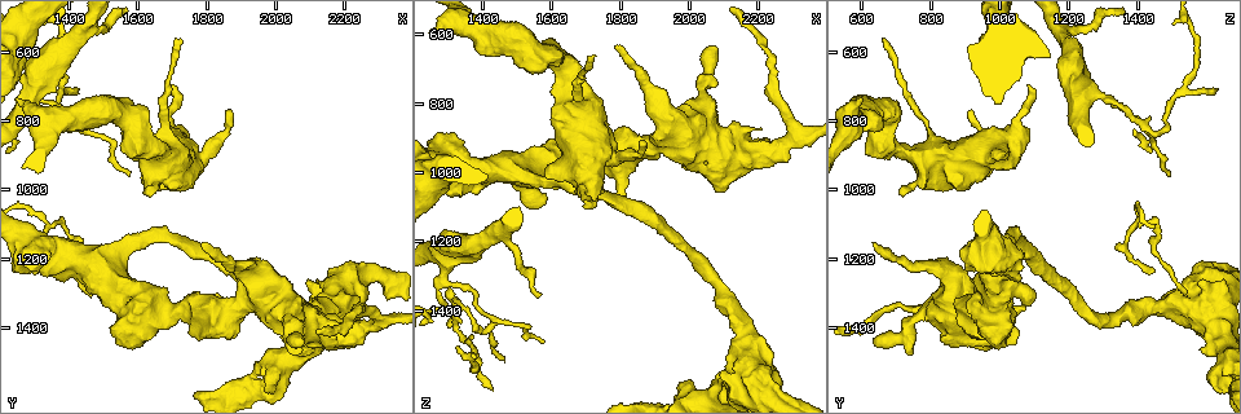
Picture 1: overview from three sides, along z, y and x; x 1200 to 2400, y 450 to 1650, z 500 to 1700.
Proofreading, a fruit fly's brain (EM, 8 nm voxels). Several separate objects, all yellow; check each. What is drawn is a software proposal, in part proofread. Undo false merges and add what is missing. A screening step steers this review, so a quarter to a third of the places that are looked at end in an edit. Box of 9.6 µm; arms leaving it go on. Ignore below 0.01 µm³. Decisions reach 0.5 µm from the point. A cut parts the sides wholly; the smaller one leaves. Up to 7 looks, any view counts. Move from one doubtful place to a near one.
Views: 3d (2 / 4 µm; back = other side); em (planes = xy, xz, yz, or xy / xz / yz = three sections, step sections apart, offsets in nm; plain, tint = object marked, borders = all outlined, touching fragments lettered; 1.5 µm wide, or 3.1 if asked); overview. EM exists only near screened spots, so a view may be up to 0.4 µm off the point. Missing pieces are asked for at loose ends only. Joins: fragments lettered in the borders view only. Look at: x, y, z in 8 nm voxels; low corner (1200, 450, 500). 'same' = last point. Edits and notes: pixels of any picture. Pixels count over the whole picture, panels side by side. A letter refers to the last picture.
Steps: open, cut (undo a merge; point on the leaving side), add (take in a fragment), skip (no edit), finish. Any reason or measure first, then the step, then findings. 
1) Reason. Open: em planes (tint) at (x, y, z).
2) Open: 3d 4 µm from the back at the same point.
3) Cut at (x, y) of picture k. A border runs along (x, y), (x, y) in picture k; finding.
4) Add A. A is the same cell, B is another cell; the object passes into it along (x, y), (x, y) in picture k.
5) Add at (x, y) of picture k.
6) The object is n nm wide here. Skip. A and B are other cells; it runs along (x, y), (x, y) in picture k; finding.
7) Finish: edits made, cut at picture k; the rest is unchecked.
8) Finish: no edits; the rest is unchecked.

Free end. Open: em planes (borders) at (1610, 1010, 740).

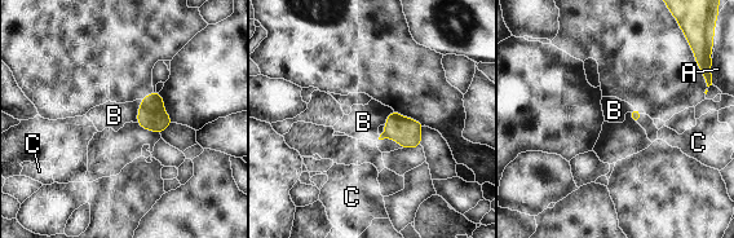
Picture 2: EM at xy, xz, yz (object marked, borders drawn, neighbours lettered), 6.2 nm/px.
Skip. A, B and C are other cells; a border runs along (141, 100), (136, 122) in picture 2; no lettered fragment goes on from it.

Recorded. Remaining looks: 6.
Branch stops here. Open: 3d 4 µm at (1300, 1250, 1450).

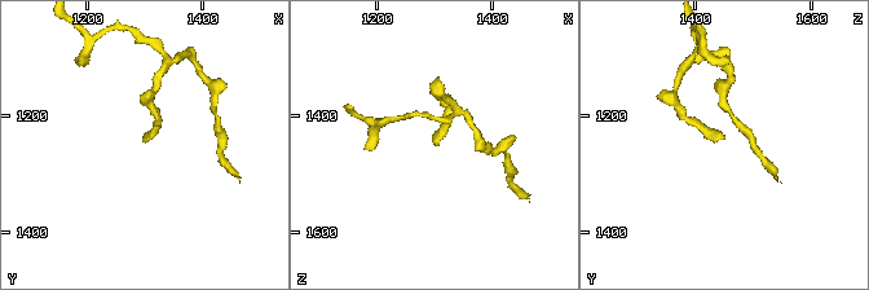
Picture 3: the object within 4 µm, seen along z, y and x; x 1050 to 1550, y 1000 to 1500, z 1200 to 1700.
Open: em planes (borders) at (1300, 1240, 1450).

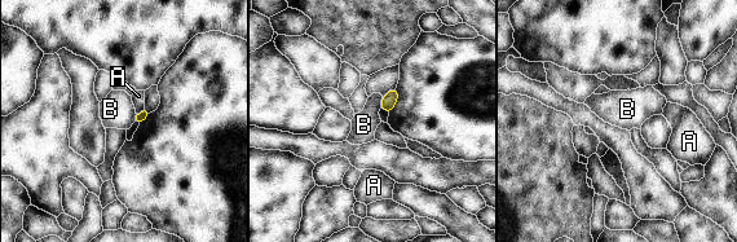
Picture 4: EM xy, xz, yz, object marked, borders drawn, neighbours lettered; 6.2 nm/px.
Skip. A and B are other cells; a border runs along (382, 96), (379, 108) in picture 4; none of them fits.

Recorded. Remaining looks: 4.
Calibre changes. Open: 3d 4 µm at (2310, 1380, 890).

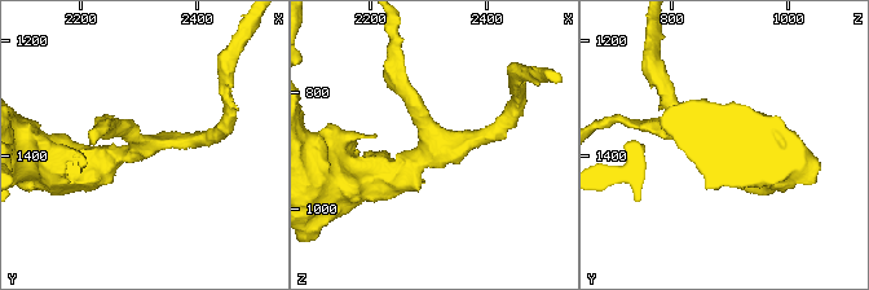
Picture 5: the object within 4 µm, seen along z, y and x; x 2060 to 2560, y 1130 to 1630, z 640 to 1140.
3 arms meet here; the arms are 220, 220, 500 nm wide. Open: em planes (borders) at (2305, 1380, 895).

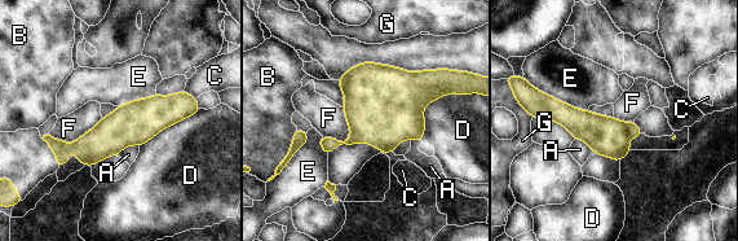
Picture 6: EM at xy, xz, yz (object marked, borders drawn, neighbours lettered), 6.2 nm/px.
The longest contact is with E, 460 nm. Skip. A, B, C, D, E, F and G are other cells; it runs along (193, 106), (93, 147), (47, 137) in picture 6; continuous, no second cell.

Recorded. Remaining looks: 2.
Finish: no edits; the rest is unchecked.

